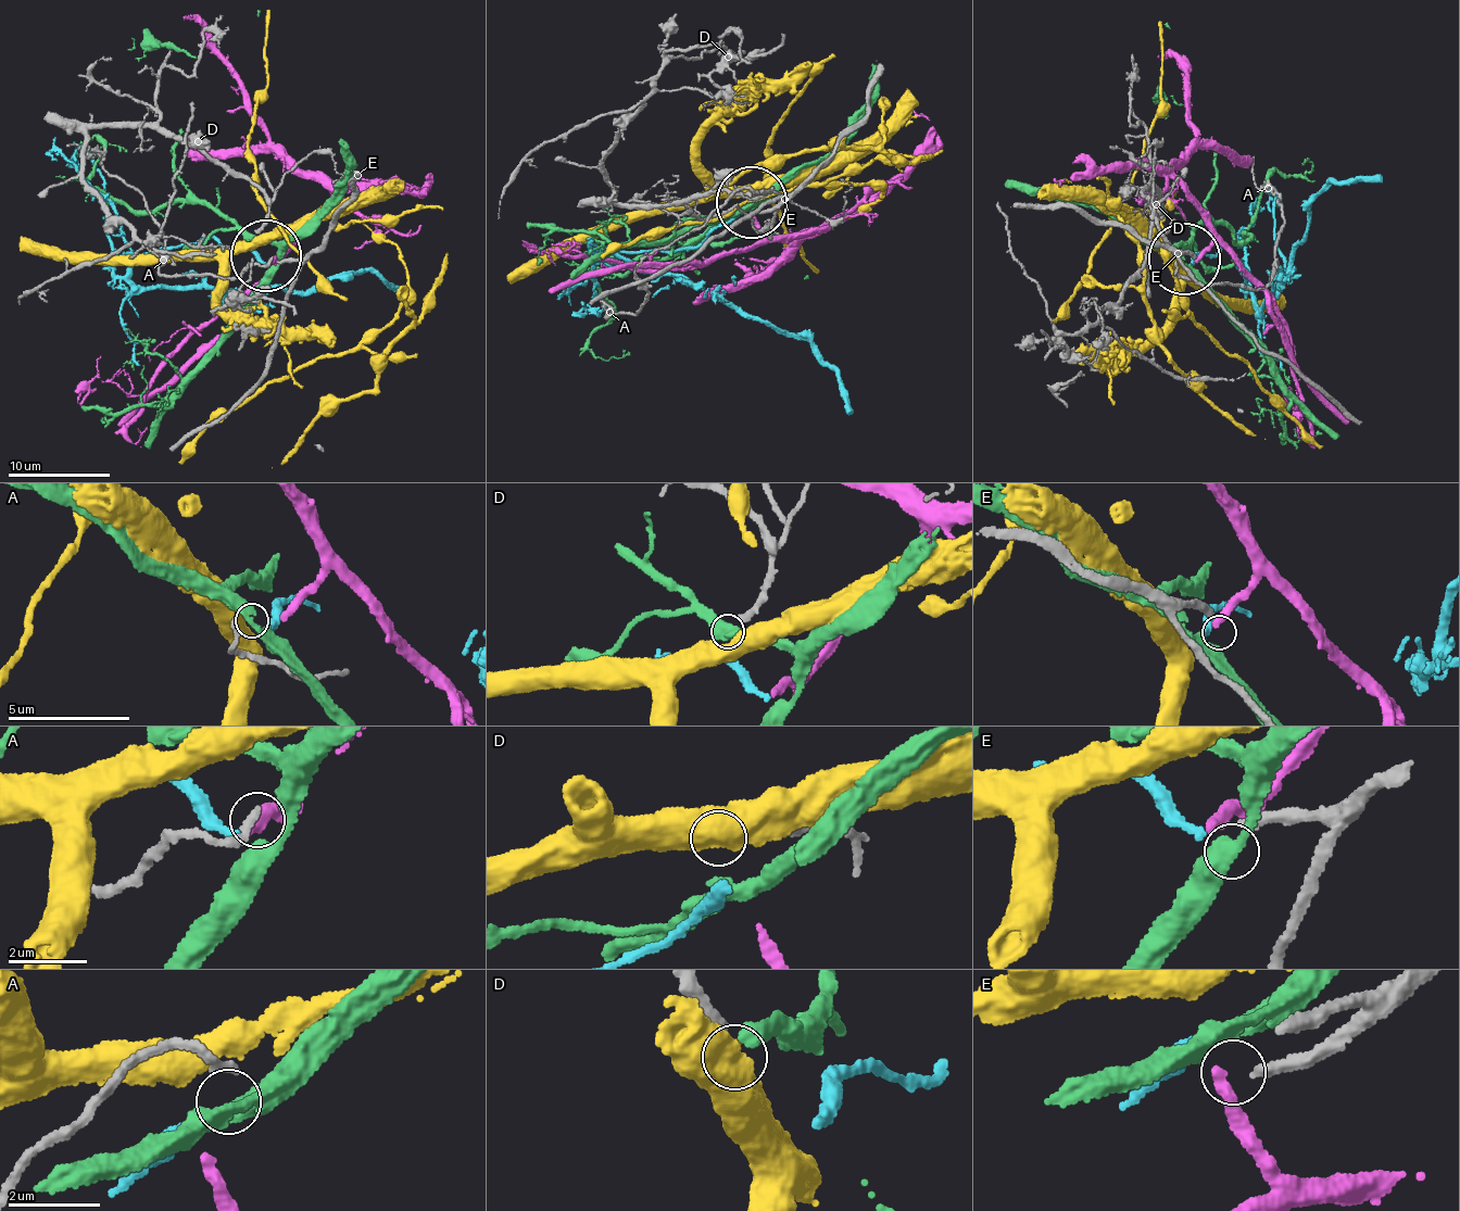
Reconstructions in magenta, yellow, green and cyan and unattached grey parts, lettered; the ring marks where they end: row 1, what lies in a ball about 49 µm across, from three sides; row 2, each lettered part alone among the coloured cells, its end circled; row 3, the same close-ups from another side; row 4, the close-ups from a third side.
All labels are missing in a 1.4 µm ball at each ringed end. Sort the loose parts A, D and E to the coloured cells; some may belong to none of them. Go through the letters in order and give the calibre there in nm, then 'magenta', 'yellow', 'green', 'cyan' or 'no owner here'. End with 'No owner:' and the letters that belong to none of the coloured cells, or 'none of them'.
A: 200 nm thick; cyan
D: 280 nm thick; no owner here
E: 280 nm thick; no owner here
No owner: D, E

